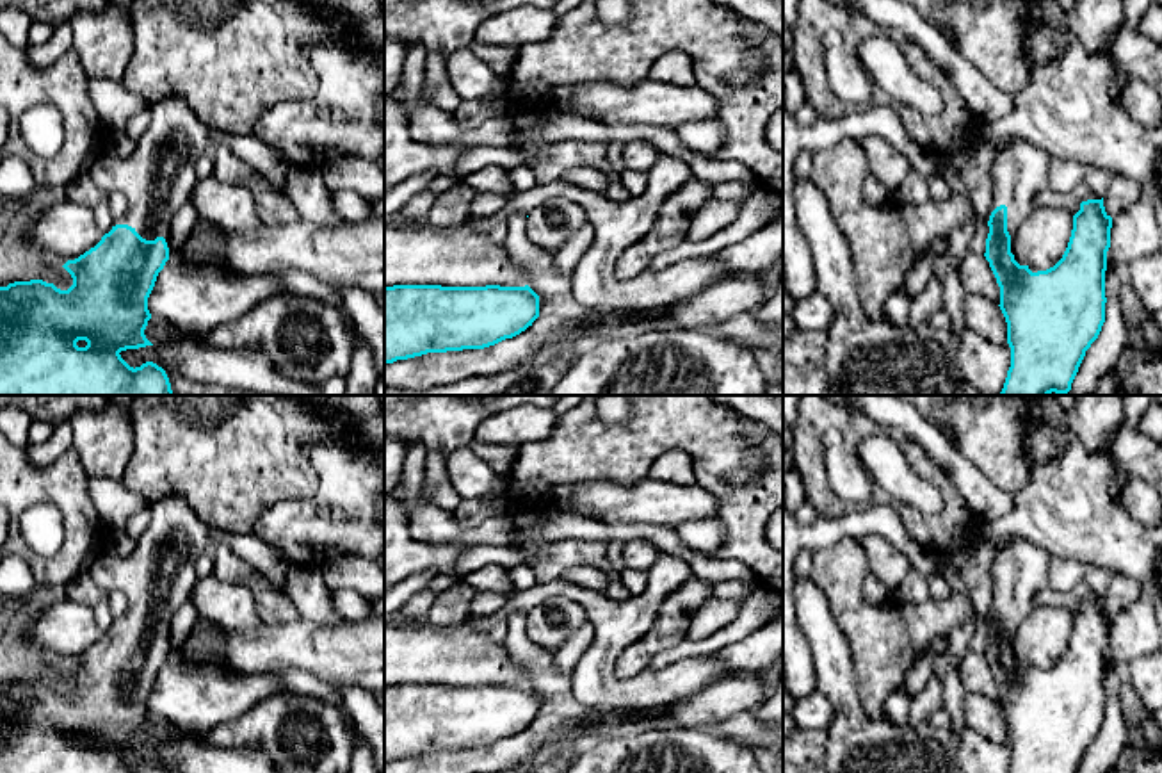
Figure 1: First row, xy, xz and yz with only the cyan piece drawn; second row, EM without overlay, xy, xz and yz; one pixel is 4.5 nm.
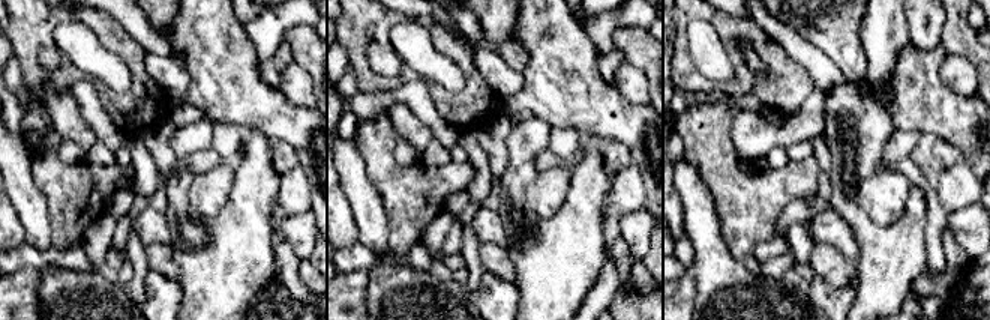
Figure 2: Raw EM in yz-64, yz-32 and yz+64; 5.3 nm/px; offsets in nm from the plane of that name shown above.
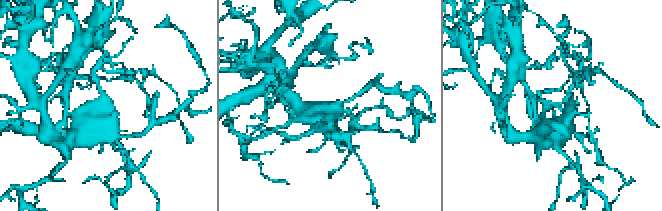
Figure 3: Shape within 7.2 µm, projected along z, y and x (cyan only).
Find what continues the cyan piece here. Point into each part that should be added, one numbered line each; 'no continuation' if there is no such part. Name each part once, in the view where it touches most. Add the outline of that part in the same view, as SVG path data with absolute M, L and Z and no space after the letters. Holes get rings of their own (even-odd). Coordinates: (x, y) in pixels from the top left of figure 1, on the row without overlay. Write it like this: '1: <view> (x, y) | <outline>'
1: yz (1020, 569) | M1009 536L993 545L997 550L991 570L989 570L991 582L993 582L993 609L1000 604L1007 606L1007 631L1011 634L1011 652L1014 654L1014 659L1020 664L1027 664L1032 671L1037 671L1039 668L1032 666L1027 659L1023 659L1016 652L1016 631L1018 631L1018 625L1034 609L1032 600L1036 593L1048 584L1048 572L1050 572L1050 563L1053 557L1050 556L1046 549L1041 549L1021 536Z

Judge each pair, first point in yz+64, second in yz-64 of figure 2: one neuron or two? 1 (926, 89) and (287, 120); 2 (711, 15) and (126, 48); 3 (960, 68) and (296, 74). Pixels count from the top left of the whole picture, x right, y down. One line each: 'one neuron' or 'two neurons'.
1: one neuron
2: one neuron
3: one neuron

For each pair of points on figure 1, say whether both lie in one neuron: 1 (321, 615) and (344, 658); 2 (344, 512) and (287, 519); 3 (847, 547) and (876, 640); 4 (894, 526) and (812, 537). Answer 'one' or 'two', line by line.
1: two
2: one
3: one
4: one

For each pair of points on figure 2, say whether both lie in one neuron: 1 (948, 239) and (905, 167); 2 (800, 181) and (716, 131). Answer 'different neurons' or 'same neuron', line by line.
1: different neurons
2: same neuron

